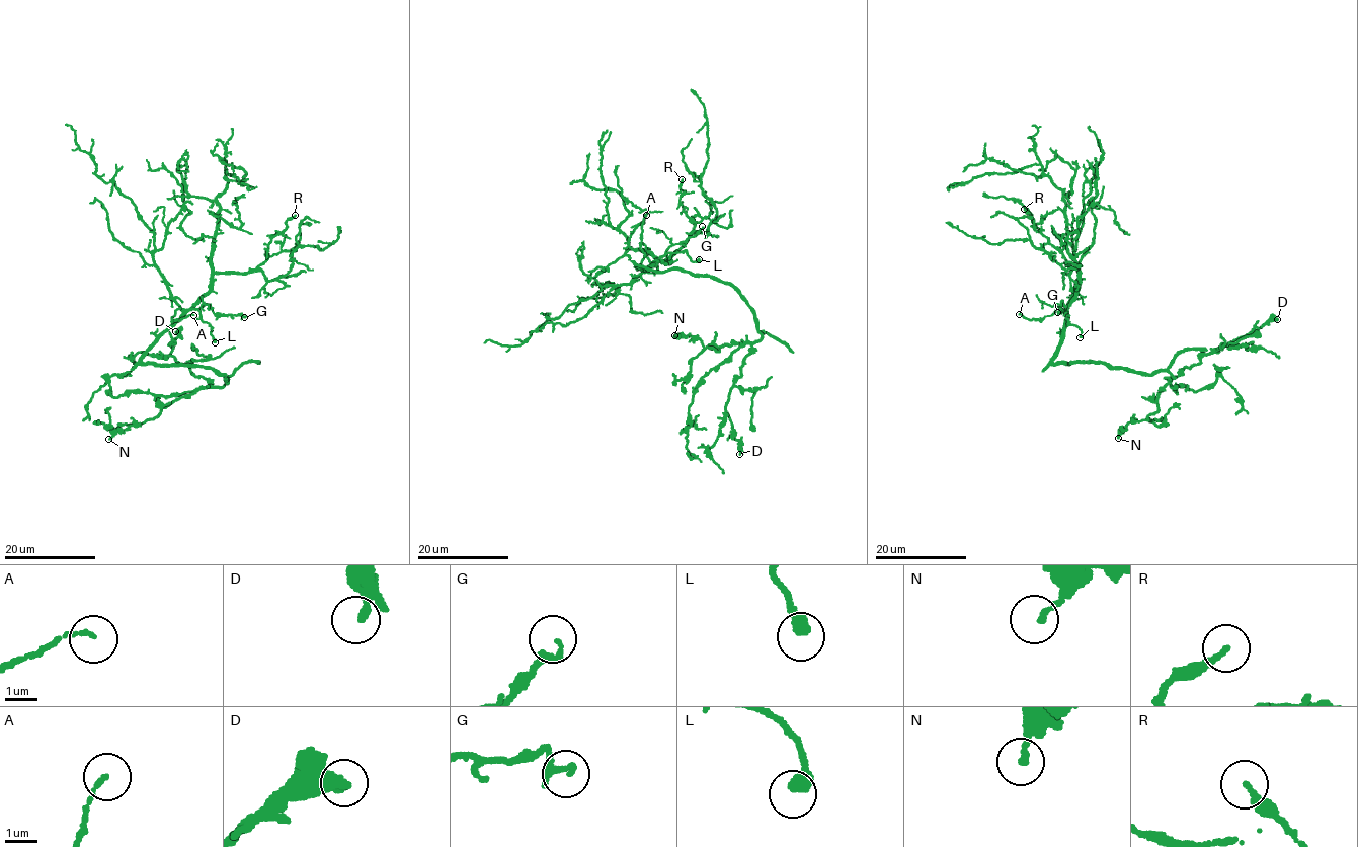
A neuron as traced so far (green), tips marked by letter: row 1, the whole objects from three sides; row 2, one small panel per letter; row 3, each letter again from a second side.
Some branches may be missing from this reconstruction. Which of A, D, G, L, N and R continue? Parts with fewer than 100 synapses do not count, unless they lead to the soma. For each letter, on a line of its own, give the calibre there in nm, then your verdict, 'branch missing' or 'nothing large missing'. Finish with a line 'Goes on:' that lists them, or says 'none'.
A: 130 nm | nothing large missing
D: 240 nm | nothing large missing
G: 110 nm | nothing large missing
L: 420 nm | nothing large missing
N: 180 nm | nothing large missing
R: 190 nm | nothing large missing
Goes on: none

